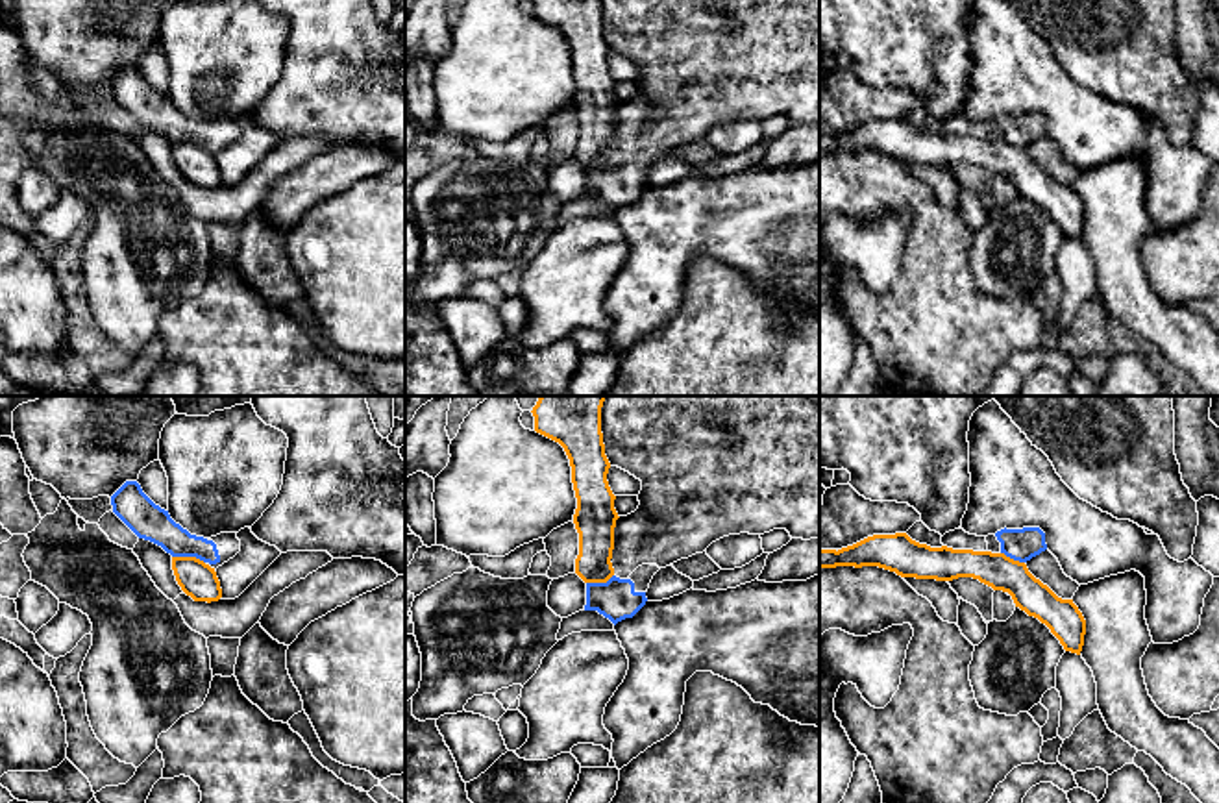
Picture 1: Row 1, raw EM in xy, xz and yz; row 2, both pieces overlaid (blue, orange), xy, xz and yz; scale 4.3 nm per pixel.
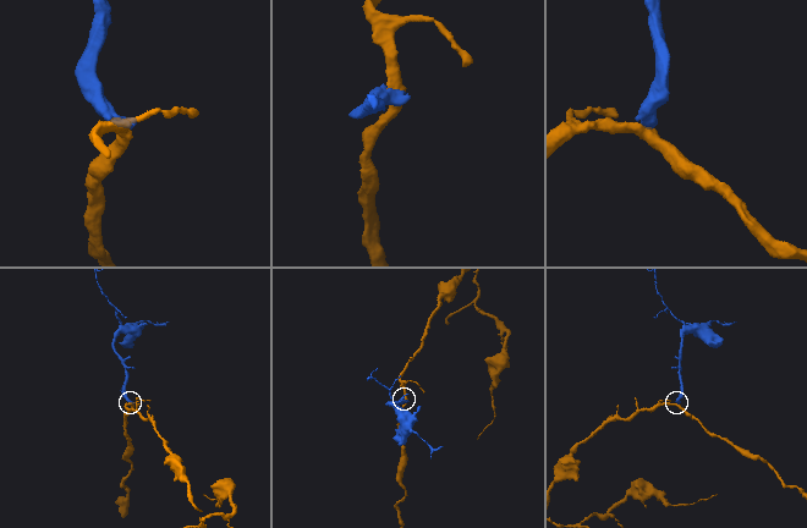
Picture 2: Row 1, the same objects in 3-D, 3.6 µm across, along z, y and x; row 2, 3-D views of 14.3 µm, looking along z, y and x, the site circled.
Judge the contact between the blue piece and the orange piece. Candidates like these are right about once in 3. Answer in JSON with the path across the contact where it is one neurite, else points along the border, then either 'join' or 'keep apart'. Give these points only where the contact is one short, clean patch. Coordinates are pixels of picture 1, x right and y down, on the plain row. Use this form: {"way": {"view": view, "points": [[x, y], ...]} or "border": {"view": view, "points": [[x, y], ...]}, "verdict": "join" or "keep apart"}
{"border": {"view": "xy", "points": [[172, 141], [195, 141], [204, 148]]}, "verdict": "keep apart"}

